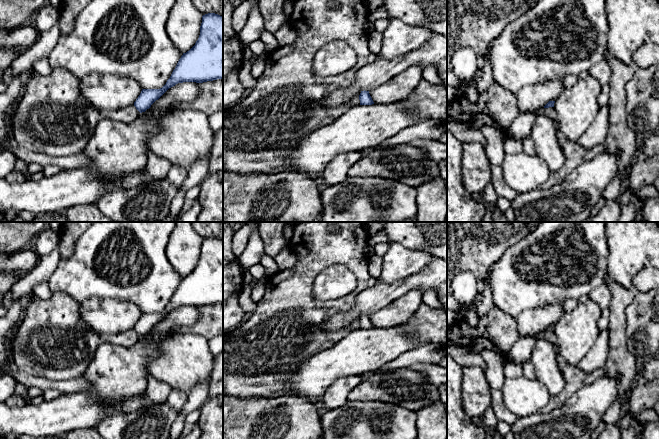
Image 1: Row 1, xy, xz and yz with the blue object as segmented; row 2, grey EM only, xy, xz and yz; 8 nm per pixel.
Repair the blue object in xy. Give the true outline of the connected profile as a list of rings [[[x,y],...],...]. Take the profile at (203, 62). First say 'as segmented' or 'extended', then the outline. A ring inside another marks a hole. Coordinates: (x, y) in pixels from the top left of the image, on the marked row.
as segmented | [[[208,13],[202,16],[198,40],[189,51],[183,53],[166,84],[160,89],[142,89],[134,106],[142,113],[149,109],[169,88],[178,83],[203,83],[217,79],[223,79],[223,17]]]

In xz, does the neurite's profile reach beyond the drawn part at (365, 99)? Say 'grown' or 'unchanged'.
unchanged

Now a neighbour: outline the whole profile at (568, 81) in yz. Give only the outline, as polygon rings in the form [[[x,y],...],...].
[[[567,75],[562,79],[565,88],[574,86],[580,80],[578,75]]]

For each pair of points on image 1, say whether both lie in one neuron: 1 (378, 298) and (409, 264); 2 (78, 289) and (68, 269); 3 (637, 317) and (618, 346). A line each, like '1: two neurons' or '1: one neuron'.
1: two neurons
2: one neuron
3: two neurons

